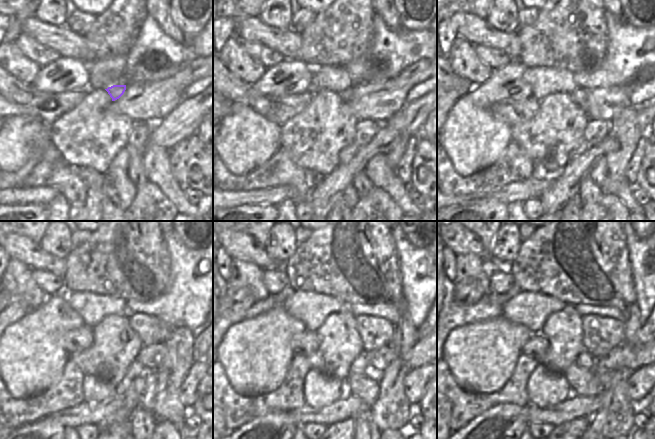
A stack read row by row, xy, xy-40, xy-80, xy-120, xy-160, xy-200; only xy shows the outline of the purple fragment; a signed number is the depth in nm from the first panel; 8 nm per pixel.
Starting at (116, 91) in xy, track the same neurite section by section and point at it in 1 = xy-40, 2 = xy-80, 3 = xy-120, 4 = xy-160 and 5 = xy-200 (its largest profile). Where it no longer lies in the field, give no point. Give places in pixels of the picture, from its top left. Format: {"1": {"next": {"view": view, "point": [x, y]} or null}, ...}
{"1": {"next": {"view": "xy-40", "point": [346, 95]}}, "2": {"next": {"view": "xy-80", "point": [581, 97]}}, "3": {"next": {"view": "xy-120", "point": [151, 330]}}, "4": {"next": {"view": "xy-160", "point": [375, 332]}}, "5": {"next": {"view": "xy-200", "point": [601, 334]}}}

